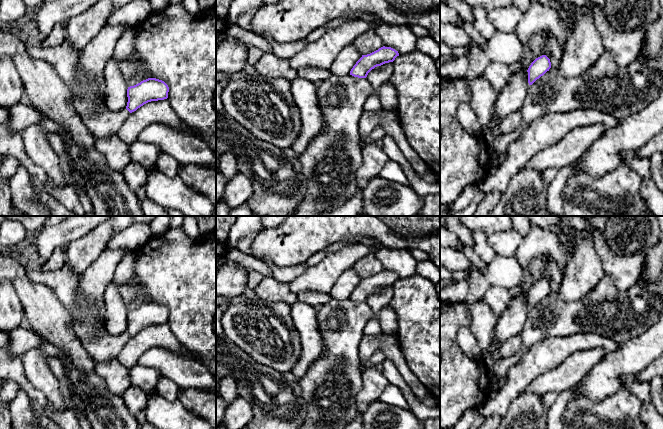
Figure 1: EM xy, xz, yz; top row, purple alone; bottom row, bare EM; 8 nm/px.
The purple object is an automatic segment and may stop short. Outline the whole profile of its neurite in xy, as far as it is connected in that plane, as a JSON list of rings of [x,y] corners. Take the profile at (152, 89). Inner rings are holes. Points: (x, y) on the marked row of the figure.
[[[67,40],[56,47],[42,47],[39,43],[28,43],[29,55],[51,64],[59,77],[75,94],[74,109],[88,127],[94,138],[107,138],[117,134],[129,117],[144,104],[168,98],[169,87],[159,79],[148,78],[127,89],[128,102],[125,109],[111,111],[107,108],[104,74],[95,75],[98,86],[81,87],[81,75],[77,64],[81,50],[72,48]]]

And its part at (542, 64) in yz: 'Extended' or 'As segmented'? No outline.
As segmented

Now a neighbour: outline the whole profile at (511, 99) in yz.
[[[520,63],[520,69],[511,74],[506,88],[498,96],[494,118],[503,120],[509,114],[521,110],[529,87],[528,72]]]

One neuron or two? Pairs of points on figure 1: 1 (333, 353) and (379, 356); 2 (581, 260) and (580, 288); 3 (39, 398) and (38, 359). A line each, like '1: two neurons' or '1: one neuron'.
1: two neurons
2: one neuron
3: two neurons

